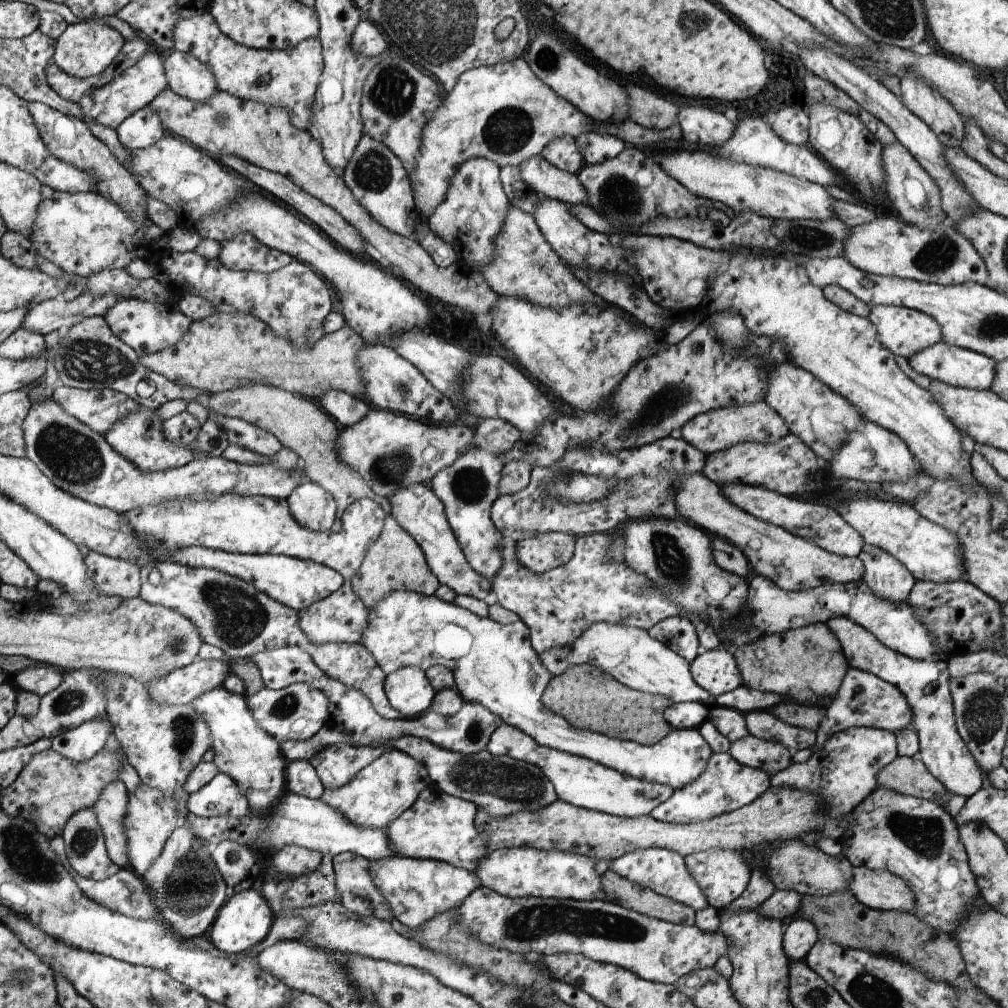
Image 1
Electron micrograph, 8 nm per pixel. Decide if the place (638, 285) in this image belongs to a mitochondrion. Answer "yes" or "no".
no

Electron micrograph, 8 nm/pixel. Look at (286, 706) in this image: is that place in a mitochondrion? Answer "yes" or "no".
yes

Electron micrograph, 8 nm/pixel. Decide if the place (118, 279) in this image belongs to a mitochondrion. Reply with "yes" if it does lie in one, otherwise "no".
no

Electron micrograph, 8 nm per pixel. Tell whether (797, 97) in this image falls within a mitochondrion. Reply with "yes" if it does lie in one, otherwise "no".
no

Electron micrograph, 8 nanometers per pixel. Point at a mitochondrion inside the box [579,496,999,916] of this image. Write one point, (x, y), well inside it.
(925, 836)

